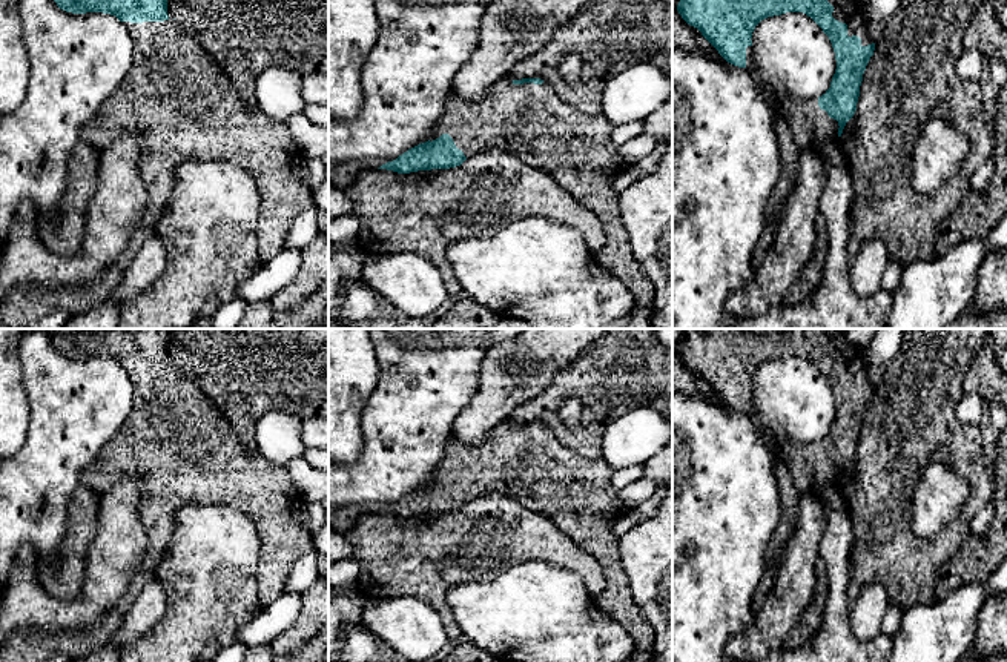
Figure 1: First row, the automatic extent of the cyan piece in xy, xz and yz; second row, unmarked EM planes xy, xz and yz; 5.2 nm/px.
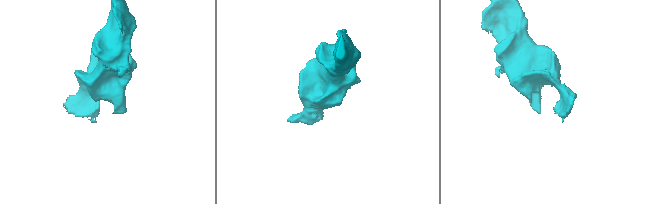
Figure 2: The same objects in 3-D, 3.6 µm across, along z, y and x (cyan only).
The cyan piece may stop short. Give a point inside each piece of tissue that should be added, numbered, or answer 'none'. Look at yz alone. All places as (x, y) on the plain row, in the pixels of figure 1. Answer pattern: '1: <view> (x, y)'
1: yz (846, 355)

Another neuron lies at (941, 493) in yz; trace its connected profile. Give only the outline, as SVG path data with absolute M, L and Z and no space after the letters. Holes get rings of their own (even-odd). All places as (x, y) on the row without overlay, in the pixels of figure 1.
M939 449L913 488L912 531L924 539L939 535L961 513L969 492L969 482L950 465L947 452Z

